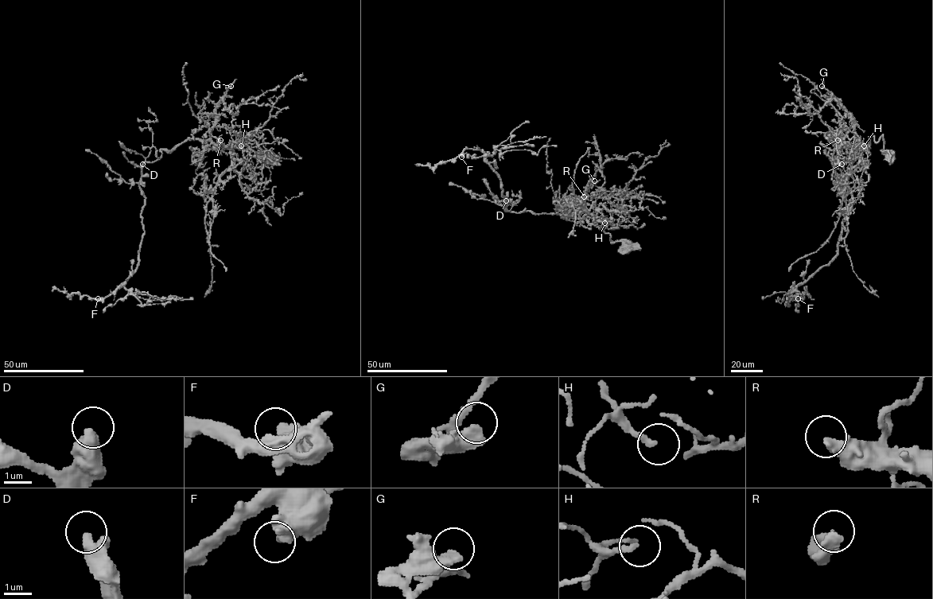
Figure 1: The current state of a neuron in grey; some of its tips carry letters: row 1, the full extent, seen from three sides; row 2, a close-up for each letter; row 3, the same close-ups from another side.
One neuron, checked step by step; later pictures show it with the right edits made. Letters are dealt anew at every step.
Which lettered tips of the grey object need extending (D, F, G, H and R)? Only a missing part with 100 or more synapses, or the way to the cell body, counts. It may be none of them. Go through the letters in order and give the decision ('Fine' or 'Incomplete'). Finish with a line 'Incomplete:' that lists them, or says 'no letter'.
D: Fine
F: Fine
G: Fine
H: Fine
R: Incomplete
Incomplete: R

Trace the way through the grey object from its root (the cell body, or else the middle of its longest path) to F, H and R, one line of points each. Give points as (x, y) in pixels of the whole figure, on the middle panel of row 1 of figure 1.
F: (626, 246), (584, 219), (507, 211), (501, 179), (486, 155), (465, 149), (461, 157)
H: (626, 246), (622, 241), (611, 243), (615, 242), (610, 239), (610, 235), (600, 228), (604, 223)
R: (626, 246), (622, 241), (611, 243), (615, 242), (609, 234), (585, 217), (588, 209), (584, 196)

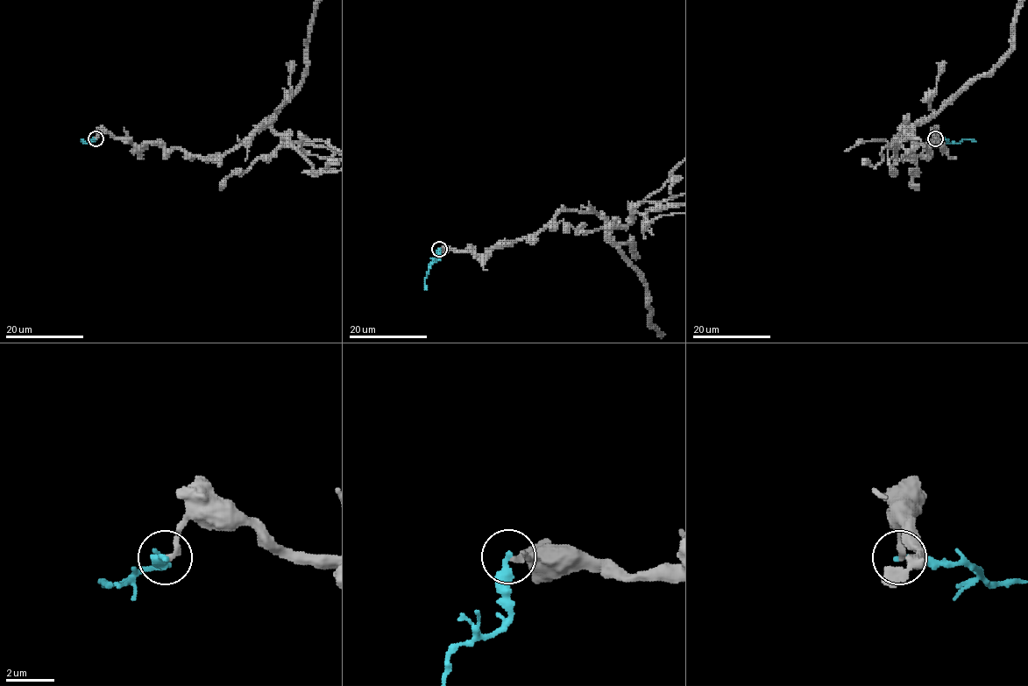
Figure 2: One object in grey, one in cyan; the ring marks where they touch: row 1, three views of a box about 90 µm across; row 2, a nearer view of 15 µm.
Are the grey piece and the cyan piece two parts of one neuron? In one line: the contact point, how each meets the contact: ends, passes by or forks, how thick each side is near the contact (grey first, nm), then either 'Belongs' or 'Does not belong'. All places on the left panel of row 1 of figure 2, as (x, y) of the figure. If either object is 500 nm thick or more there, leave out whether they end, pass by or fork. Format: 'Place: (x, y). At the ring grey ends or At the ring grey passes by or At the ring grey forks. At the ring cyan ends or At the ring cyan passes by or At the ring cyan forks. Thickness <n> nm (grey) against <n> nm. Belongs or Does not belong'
Place: (95, 138). At the ring grey ends. At the ring cyan ends. Thickness 240 nm (grey) against 320 nm. Does not belong

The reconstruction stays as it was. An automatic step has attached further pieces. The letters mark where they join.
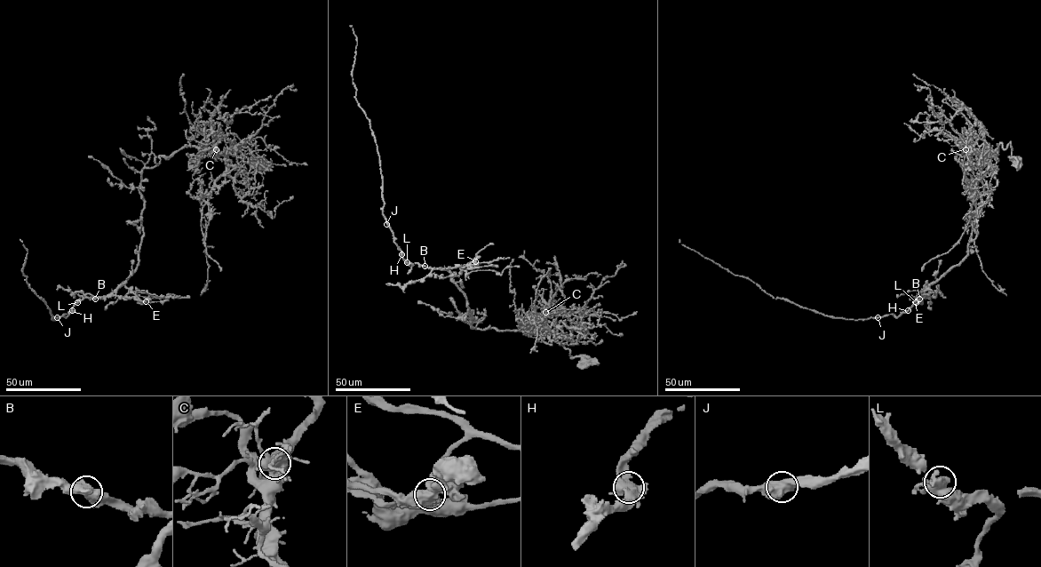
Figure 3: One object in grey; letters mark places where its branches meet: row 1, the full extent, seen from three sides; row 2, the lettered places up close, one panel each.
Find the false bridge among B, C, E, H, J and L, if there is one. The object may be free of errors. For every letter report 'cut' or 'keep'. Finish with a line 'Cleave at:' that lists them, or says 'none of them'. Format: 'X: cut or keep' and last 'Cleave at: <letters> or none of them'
B: keep
C: keep
E: cut
H: keep
J: keep
L: keep
Cleave at: E

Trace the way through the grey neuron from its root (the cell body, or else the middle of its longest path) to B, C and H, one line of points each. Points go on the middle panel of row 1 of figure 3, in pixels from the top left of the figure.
B: (584, 362), (544, 335), (472, 328), (466, 298), (453, 275), (425, 266)
C: (584, 362), (581, 356), (570, 357), (574, 357), (568, 349), (545, 333), (549, 326), (545, 322), (545, 312)
H: (584, 362), (544, 335), (472, 328), (466, 298), (453, 275), (409, 264), (401, 254)

